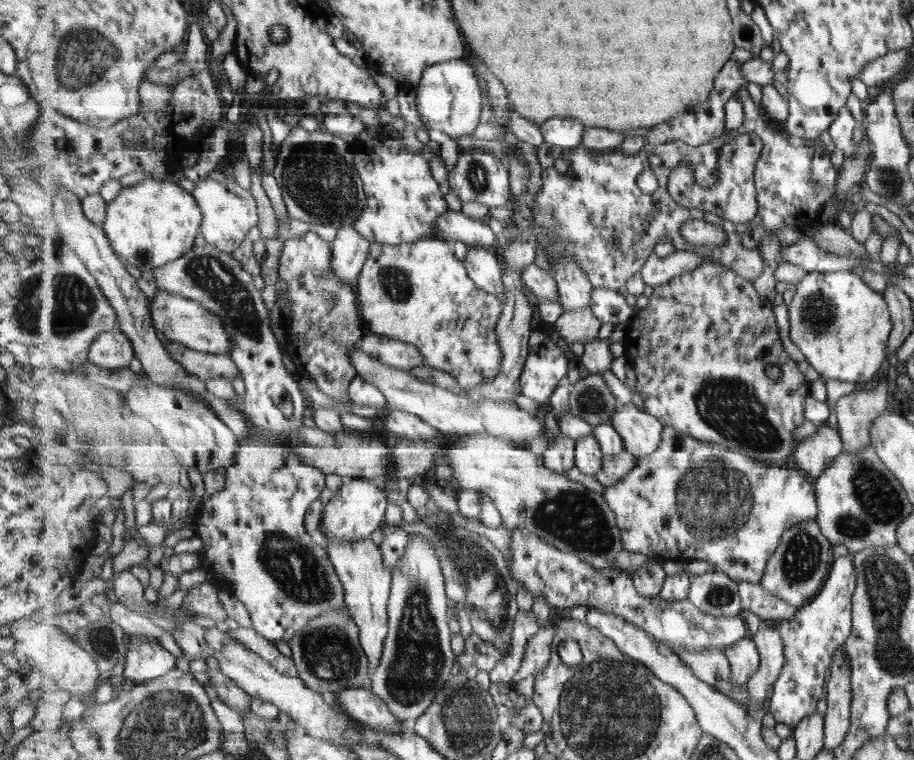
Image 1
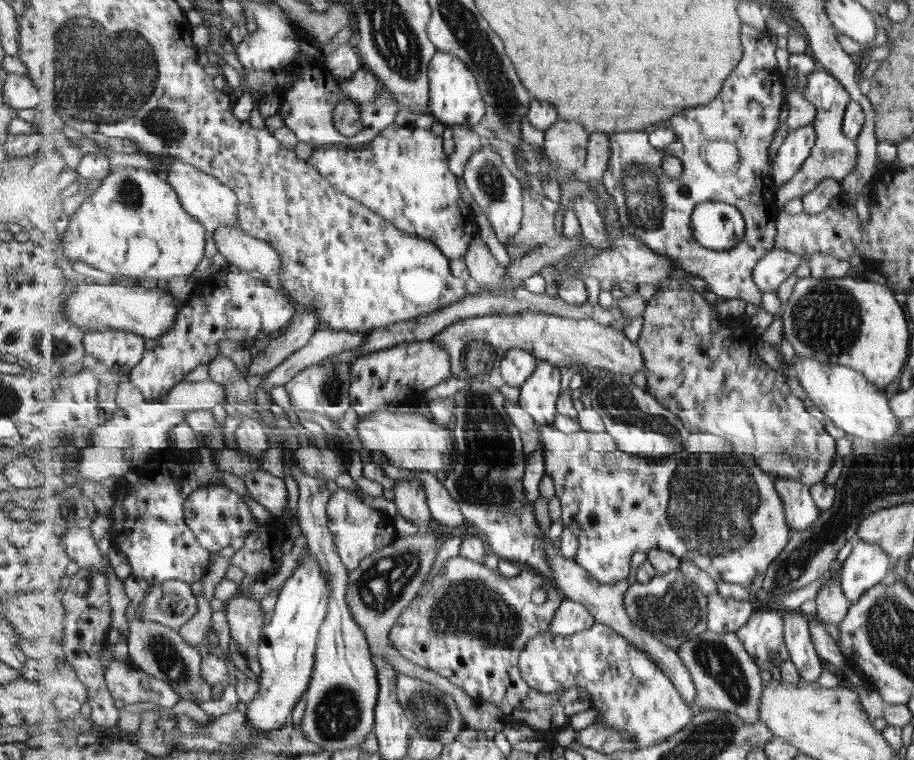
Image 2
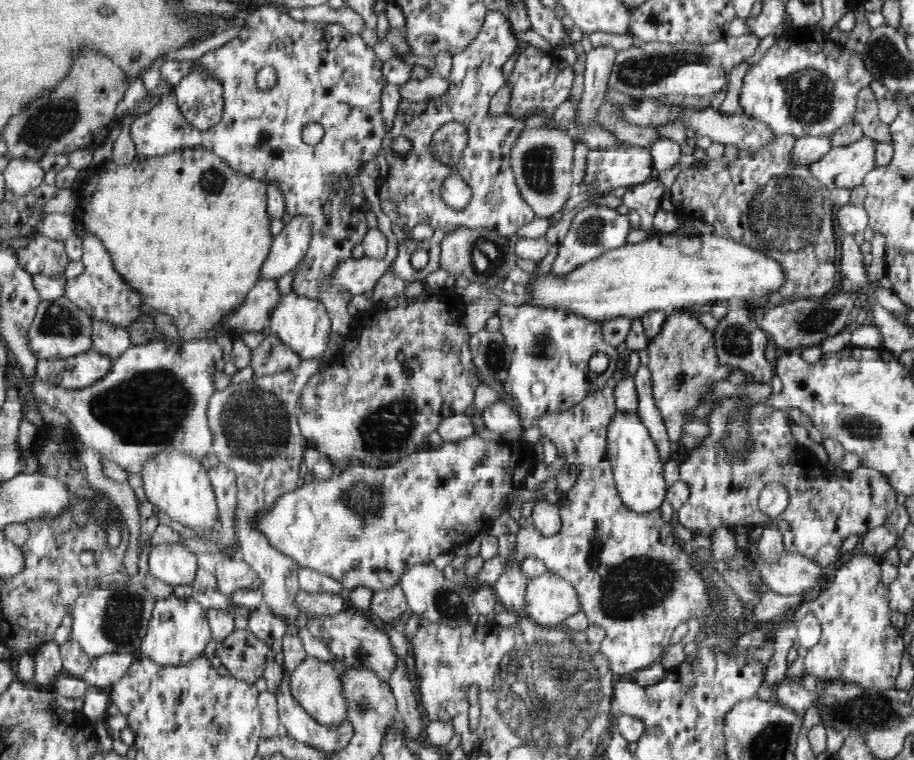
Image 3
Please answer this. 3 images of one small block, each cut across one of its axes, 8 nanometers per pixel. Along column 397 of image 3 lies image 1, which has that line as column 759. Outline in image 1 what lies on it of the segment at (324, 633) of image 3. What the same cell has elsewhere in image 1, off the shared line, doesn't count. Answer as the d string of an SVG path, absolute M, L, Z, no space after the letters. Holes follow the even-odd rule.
M754 637L743 638L736 644L729 645L724 651L731 661L734 684L736 686L748 684L761 666L761 655Z

